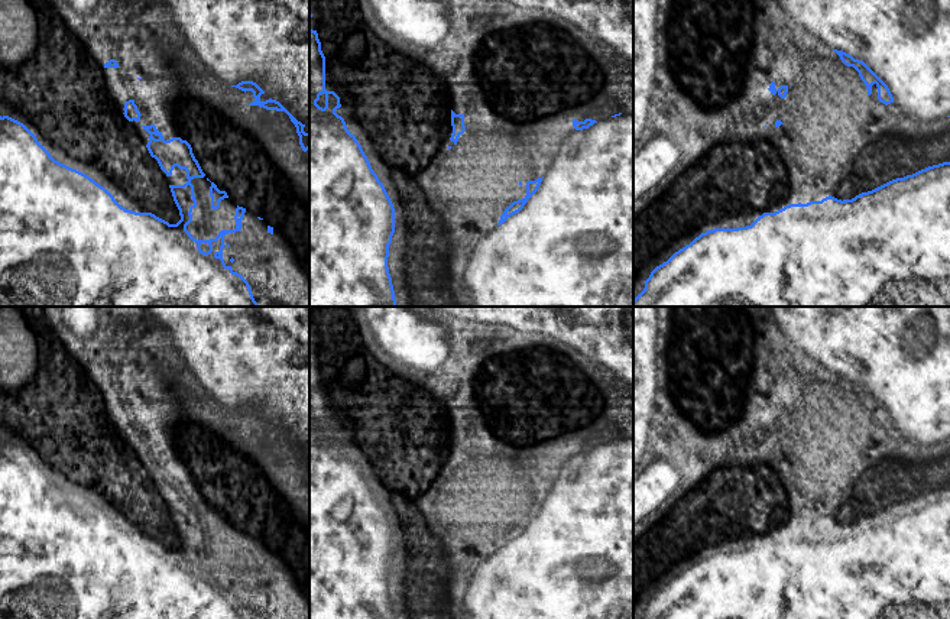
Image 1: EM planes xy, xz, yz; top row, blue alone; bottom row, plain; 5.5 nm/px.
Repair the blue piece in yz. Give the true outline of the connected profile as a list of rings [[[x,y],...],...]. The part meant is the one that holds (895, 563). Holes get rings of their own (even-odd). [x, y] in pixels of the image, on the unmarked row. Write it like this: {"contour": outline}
{"contour": [[[950,486],[892,503],[852,524],[829,519],[821,525],[789,528],[775,537],[763,537],[746,551],[707,554],[656,590],[639,619],[950,619]]]}

